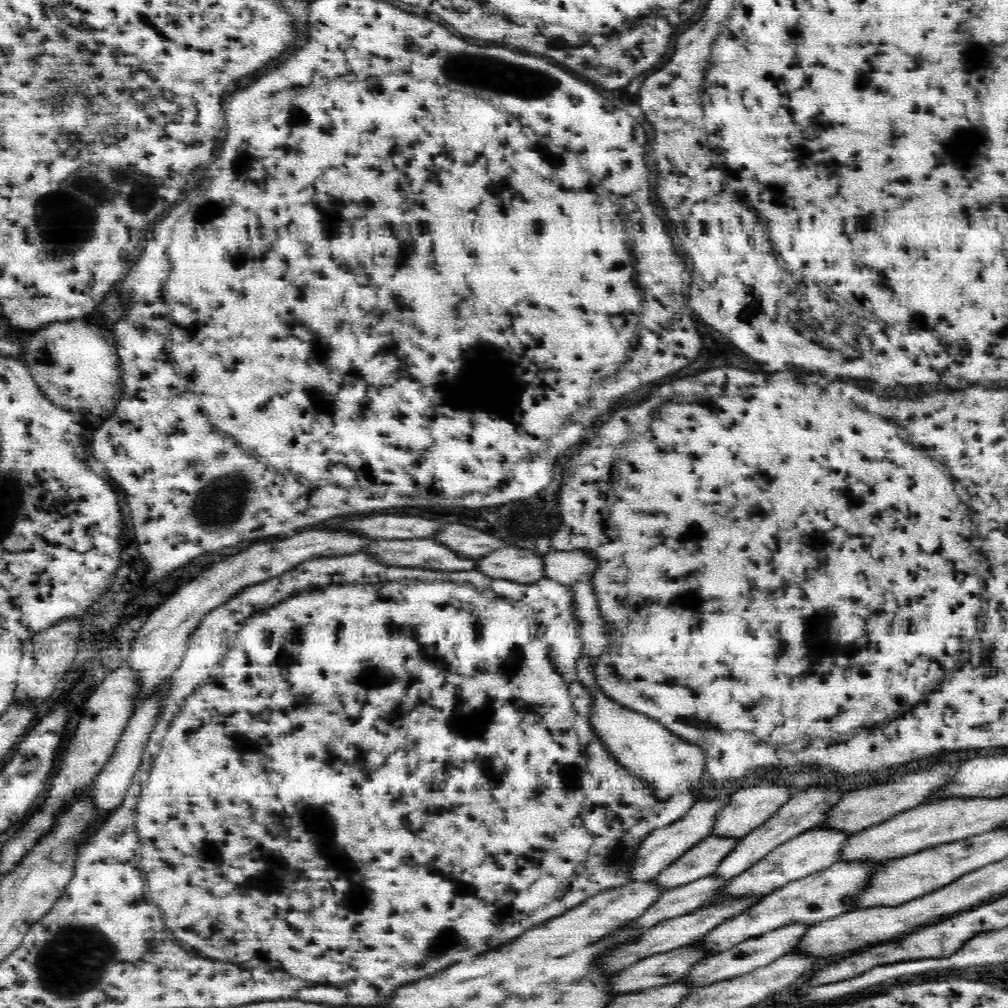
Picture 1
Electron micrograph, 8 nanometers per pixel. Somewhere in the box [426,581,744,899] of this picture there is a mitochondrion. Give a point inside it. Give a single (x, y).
(615, 867)

